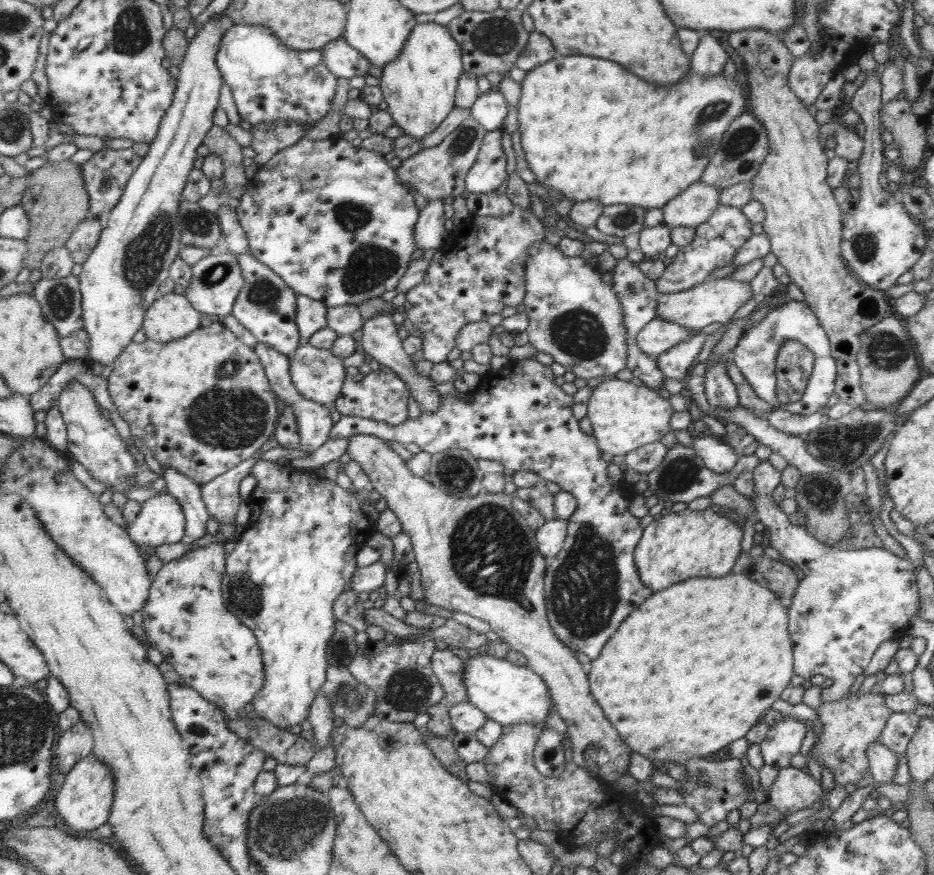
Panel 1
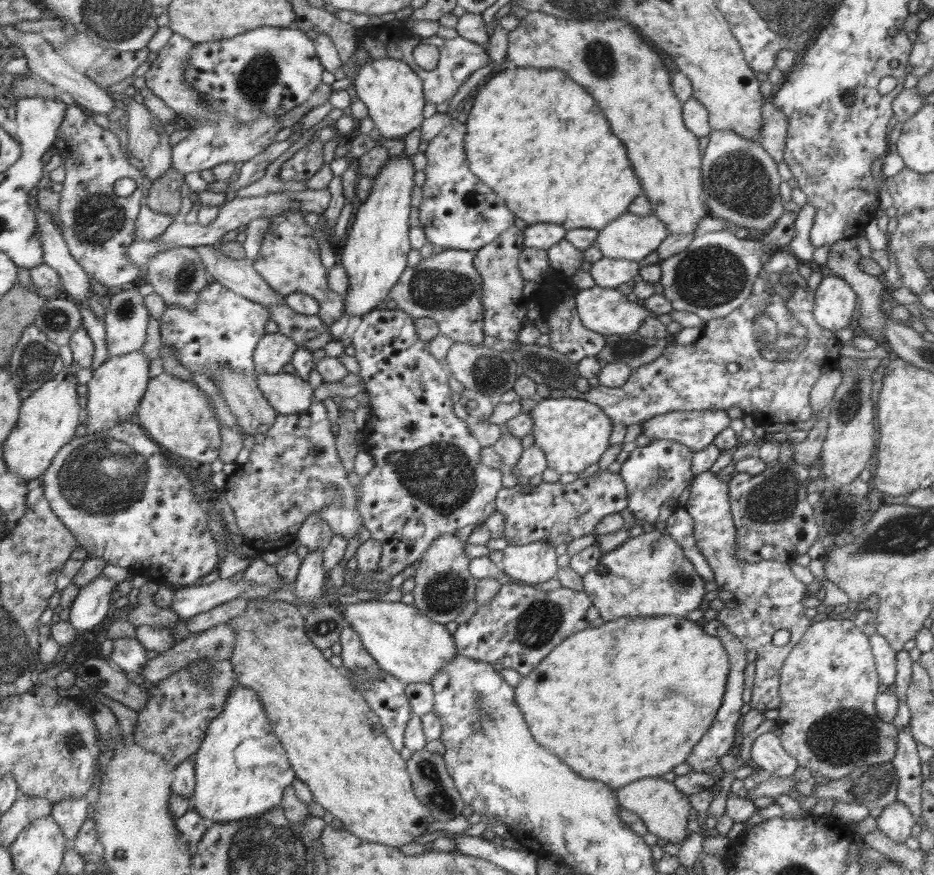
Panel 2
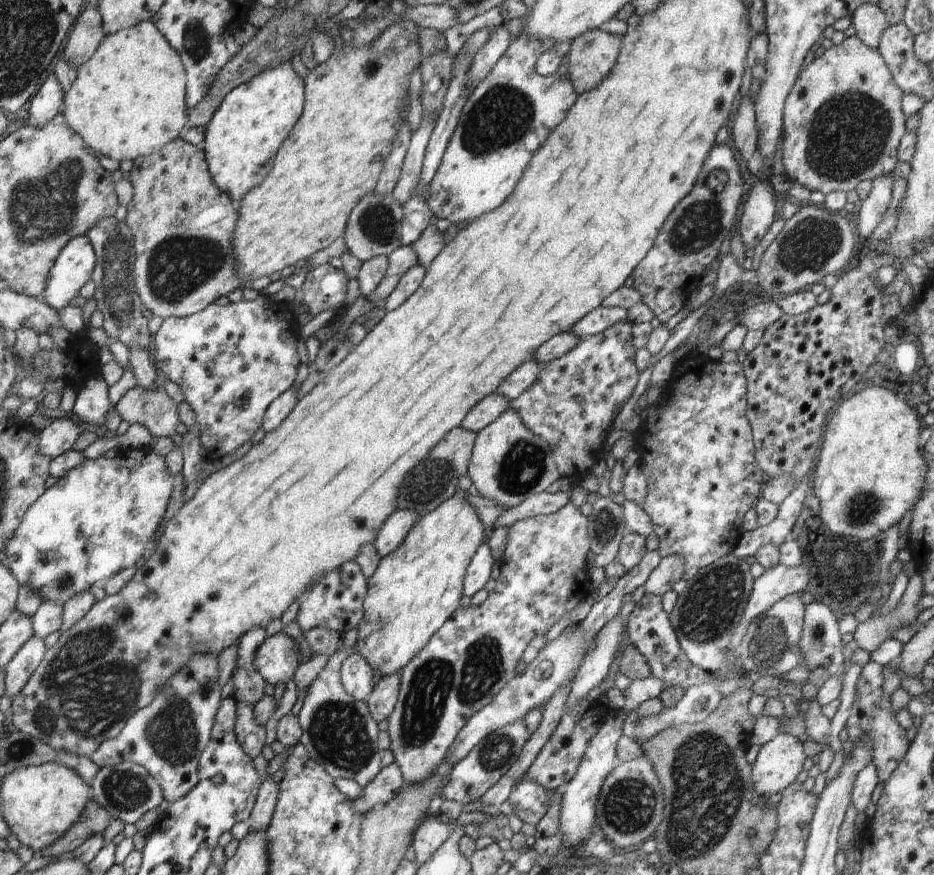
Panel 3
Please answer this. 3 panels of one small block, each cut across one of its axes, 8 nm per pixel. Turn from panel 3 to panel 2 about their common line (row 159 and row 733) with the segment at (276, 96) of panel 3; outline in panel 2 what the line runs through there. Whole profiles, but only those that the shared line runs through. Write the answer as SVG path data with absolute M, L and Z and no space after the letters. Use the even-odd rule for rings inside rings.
M235 684L232 694L227 696L222 712L210 721L204 740L193 756L195 765L195 788L190 797L190 811L196 811L212 822L229 823L263 815L272 807L280 805L282 793L292 784L294 770L286 757L283 744L274 735L266 717L258 692Z

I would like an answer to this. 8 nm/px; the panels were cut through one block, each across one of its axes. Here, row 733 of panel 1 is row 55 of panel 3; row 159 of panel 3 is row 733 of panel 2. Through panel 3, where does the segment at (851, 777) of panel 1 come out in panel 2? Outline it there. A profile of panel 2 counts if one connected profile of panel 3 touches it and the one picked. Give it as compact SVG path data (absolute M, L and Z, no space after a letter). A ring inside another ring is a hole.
M828 618L812 622L802 639L792 648L781 669L781 704L776 721L782 726L780 740L784 750L800 767L810 771L812 779L819 776L827 781L836 781L853 774L862 766L891 763L894 759L898 734L893 723L878 717L875 706L881 684L878 679L869 637L852 620Z

